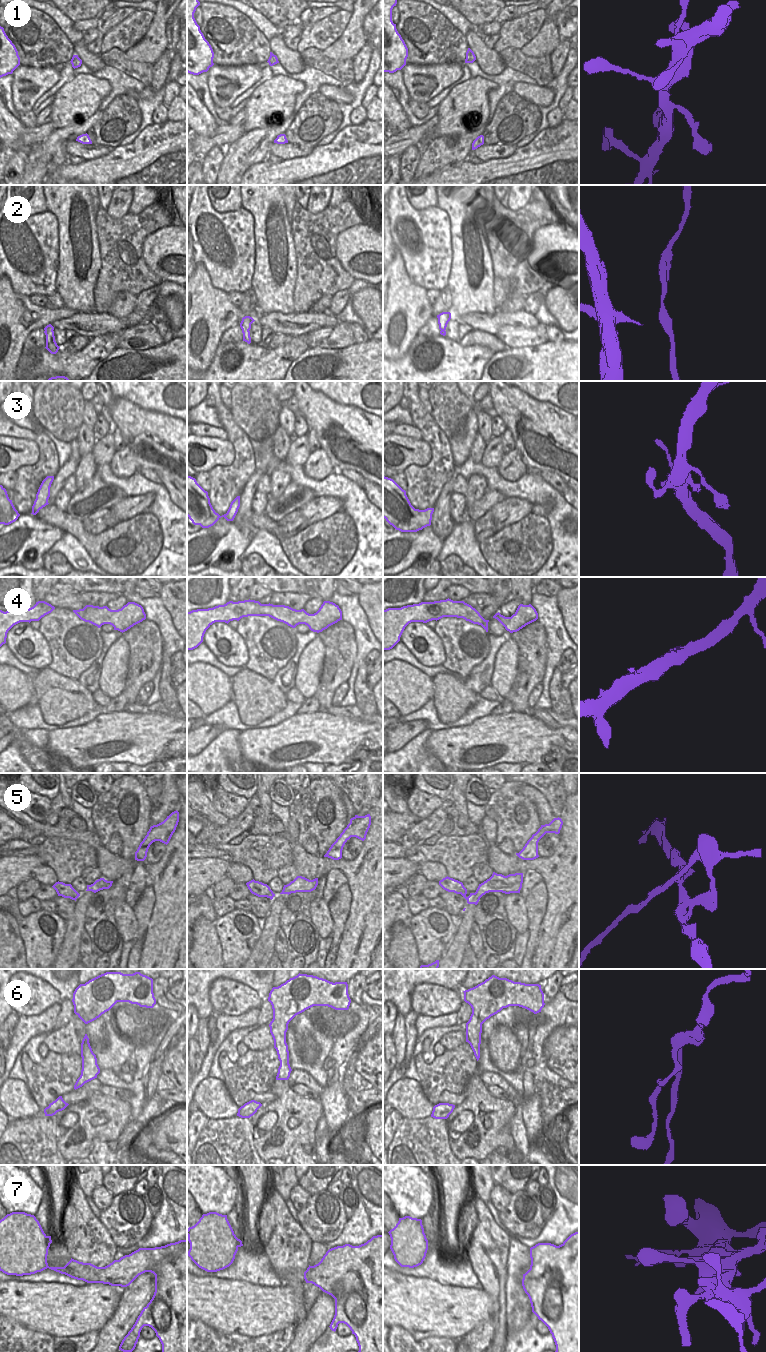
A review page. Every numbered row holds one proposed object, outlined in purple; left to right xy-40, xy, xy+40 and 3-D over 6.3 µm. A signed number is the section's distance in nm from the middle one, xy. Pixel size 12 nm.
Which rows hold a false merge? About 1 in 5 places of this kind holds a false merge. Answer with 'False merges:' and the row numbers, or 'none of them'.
False merges: 5

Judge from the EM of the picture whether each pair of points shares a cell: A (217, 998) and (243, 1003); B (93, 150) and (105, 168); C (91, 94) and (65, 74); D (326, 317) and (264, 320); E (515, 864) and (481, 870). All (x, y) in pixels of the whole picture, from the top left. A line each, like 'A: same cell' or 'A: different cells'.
A: same cell
B: different cells
C: different cells
D: same cell
E: different cells

